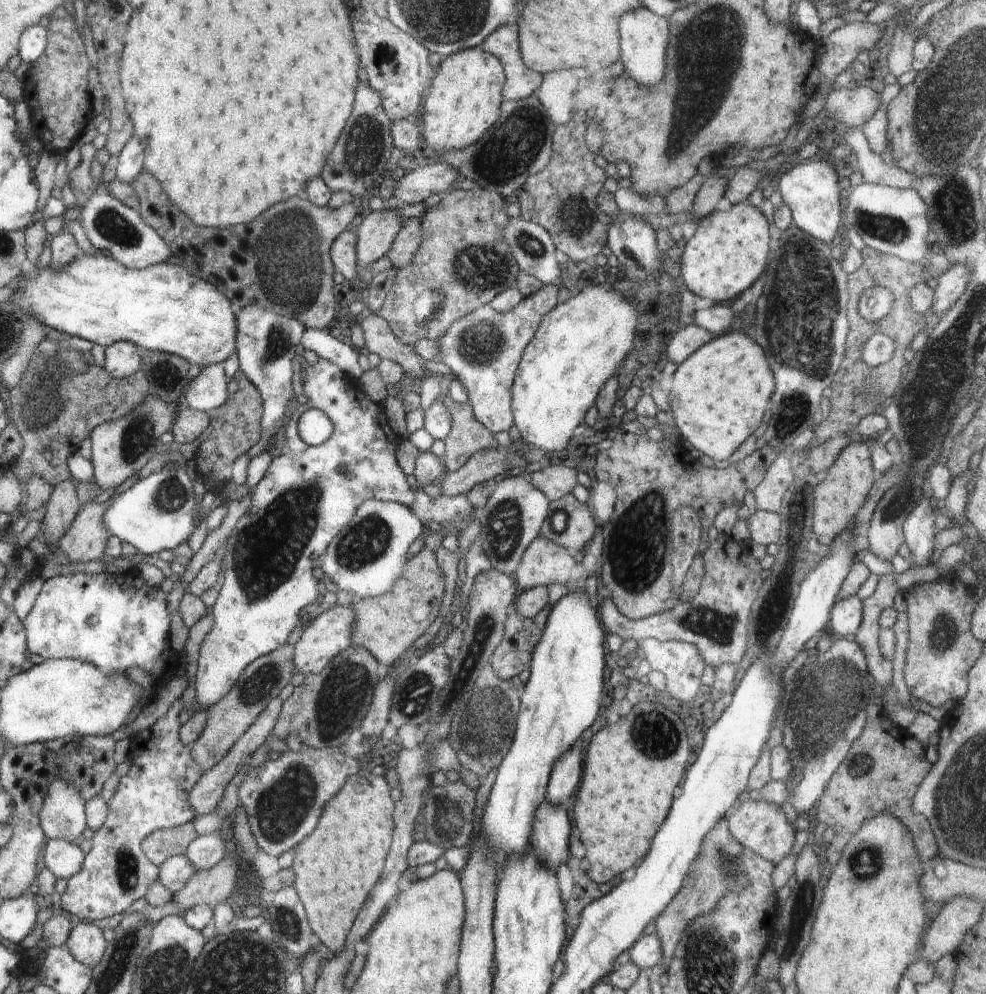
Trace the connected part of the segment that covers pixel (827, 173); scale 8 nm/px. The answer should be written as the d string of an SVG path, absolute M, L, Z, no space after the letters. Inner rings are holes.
M824 161L806 162L788 170L778 184L783 203L790 208L793 225L827 245L831 244L844 221L840 206L844 189L836 175L836 170Z

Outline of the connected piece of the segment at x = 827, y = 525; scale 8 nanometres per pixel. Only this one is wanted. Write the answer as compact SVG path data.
M867 441L852 442L840 452L838 459L814 489L813 537L821 546L830 546L853 521L868 498L875 476Z

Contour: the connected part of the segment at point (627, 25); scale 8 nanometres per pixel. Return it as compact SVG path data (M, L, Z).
M645 7L628 10L620 16L618 24L620 36L620 59L632 80L640 82L642 86L656 84L664 74L666 64L666 50L670 38L670 24L668 20L656 16Z

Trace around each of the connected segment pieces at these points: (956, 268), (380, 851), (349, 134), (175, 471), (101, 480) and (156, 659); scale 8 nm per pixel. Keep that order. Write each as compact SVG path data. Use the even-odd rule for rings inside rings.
M953 264L938 278L938 286L933 290L930 312L943 315L964 295L970 278L970 268L964 264Z
M359 769L358 774L347 778L344 783L344 794L328 806L328 814L324 814L324 822L320 822L320 830L310 834L295 846L295 854L291 865L295 874L293 887L302 901L310 928L318 938L335 954L344 948L344 940L350 932L352 922L358 910L366 902L372 892L372 886L378 882L382 868L392 842L395 801L390 797L390 786L387 780L374 775L366 769Z
M360 83L355 88L354 112L350 116L352 122L344 126L340 142L336 142L319 174L332 192L346 190L355 199L360 199L360 196L369 191L377 194L380 183L387 177L388 159L395 146L391 135L392 122L383 109L382 101L380 93L370 85Z
M164 466L157 473L137 481L130 489L114 499L105 513L105 525L121 542L129 542L144 557L156 555L160 550L174 550L190 538L196 530L196 500L192 492L192 482L184 468L180 466Z
M152 394L130 415L99 426L90 437L91 463L96 486L104 490L114 490L134 474L139 474L140 469L150 460L150 457L162 447L158 438L164 432L170 431L170 428L173 426L168 404Z
M102 571L95 575L90 573L78 573L75 575L57 575L53 578L45 580L41 592L38 594L36 601L30 610L30 613L24 620L24 626L27 630L28 650L32 654L40 654L45 659L80 659L96 665L107 677L110 675L127 675L126 670L130 666L140 666L151 676L153 684L158 684L158 680L162 679L164 668L166 668L166 652L168 652L168 628L170 628L170 620L168 620L168 610L166 610L166 597L160 588L152 588L144 582L142 576L136 576L132 571L118 576Z

